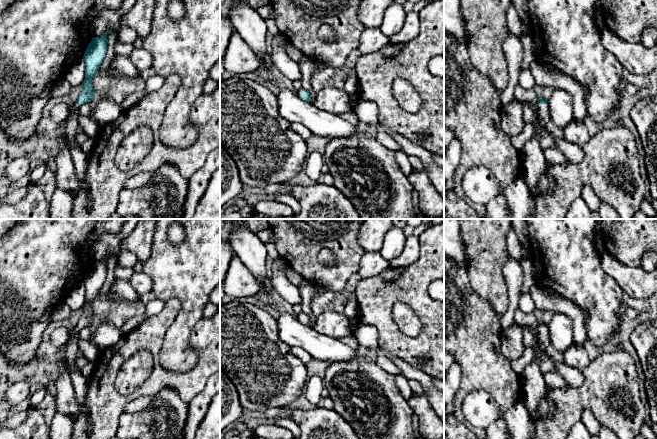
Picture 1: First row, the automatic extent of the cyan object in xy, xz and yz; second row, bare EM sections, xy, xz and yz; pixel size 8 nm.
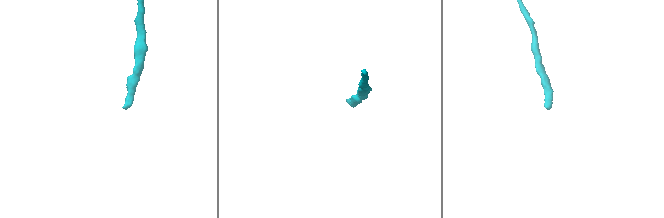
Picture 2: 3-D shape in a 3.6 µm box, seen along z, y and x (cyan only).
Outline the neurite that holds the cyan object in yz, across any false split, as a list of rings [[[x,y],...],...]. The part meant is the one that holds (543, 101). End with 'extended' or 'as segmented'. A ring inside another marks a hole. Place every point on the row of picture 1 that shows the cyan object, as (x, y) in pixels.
[[[538,98],[538,120],[536,124],[541,131],[544,131],[547,124],[550,123],[550,116],[546,105],[547,98]]]; extended

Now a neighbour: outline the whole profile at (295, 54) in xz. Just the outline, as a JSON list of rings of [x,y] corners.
[[[288,44],[286,46],[285,51],[288,54],[288,56],[296,62],[300,61],[301,58],[304,56],[303,53],[299,49],[297,49],[291,44]]]

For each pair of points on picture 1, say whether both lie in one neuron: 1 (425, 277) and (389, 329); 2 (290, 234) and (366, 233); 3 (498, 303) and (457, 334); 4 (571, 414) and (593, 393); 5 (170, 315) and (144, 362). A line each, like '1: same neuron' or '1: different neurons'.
1: same neuron
2: different neurons
3: different neurons
4: same neuron
5: different neurons

